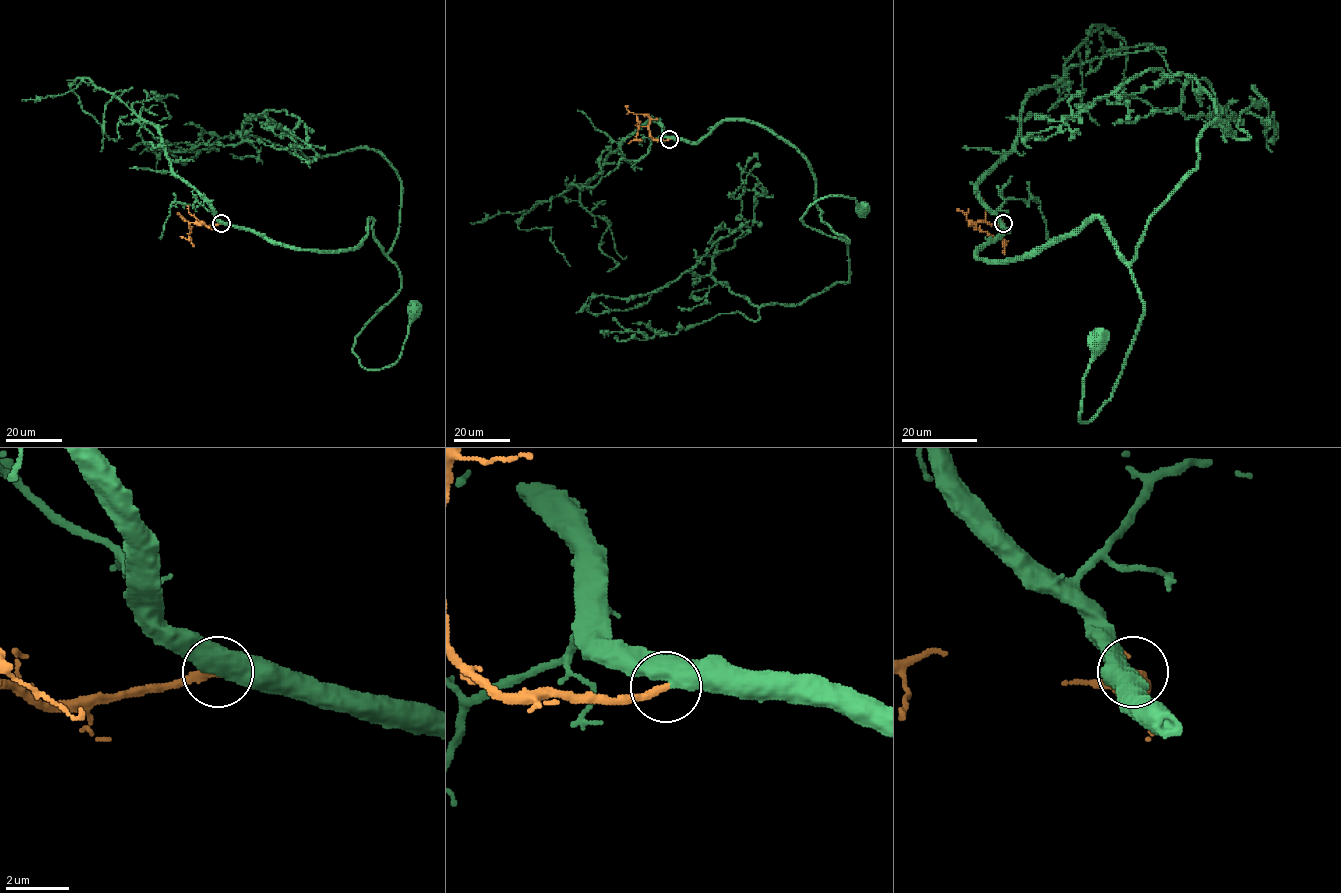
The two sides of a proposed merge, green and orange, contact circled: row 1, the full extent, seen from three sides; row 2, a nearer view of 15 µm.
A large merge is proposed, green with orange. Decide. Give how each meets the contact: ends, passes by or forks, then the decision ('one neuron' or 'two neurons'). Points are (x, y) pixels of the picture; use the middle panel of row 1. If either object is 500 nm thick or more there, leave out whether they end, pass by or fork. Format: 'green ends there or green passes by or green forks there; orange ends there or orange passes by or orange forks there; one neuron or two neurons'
one neuron

